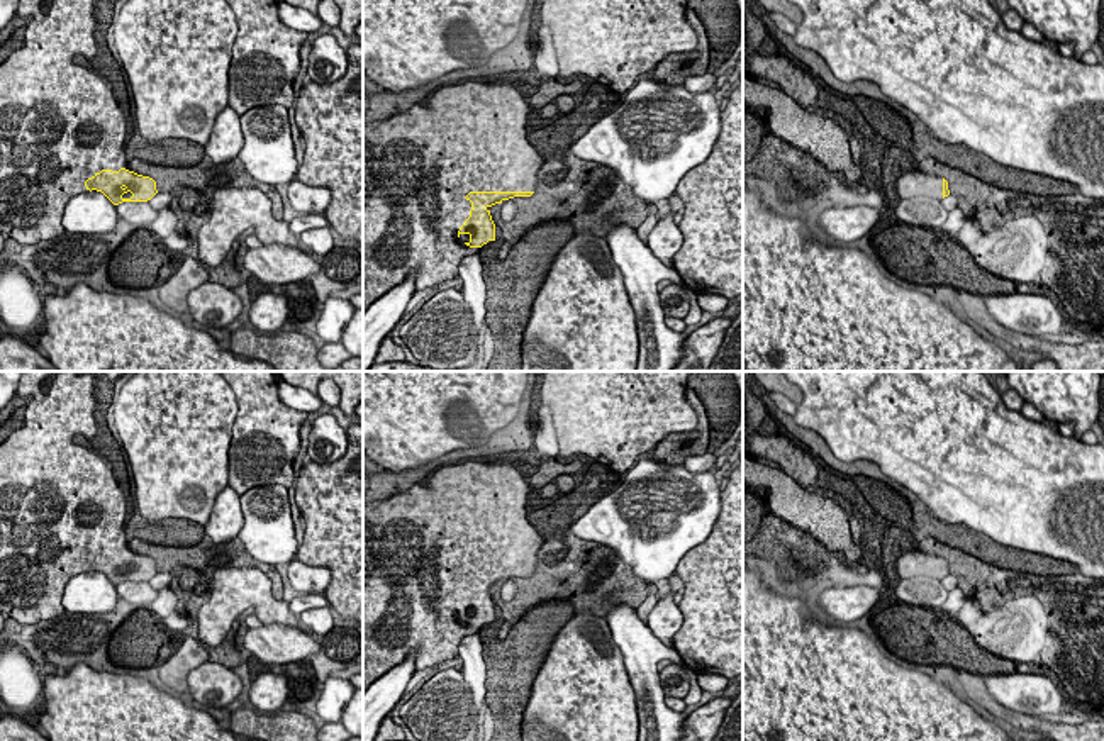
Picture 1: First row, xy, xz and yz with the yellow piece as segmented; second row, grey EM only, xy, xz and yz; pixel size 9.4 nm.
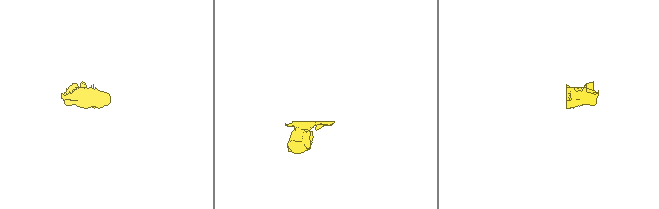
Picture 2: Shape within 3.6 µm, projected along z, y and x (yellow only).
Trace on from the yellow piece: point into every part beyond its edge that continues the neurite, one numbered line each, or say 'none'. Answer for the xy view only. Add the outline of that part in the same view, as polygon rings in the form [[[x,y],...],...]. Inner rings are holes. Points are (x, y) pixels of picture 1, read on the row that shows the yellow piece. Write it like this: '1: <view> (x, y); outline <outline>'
1: xy (60, 124); outline [[[20,0],[17,15],[27,19],[25,42],[22,47],[14,49],[12,54],[0,64],[0,232],[5,237],[12,237],[20,244],[34,244],[42,239],[54,239],[64,232],[61,224],[66,203],[80,193],[90,192],[85,181],[102,170],[119,171],[125,168],[131,171],[125,156],[127,141],[127,119],[119,107],[114,92],[105,85],[98,75],[92,75],[90,70],[75,63],[76,56],[92,58],[97,56],[97,39],[93,36],[93,0]]]

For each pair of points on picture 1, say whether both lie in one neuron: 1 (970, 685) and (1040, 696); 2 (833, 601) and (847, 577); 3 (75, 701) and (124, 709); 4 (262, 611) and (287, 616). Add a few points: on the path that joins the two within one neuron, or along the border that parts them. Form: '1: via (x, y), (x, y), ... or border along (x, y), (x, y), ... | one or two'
1: border along (981, 677), (986, 689), (1001, 704), (1020, 713) | two
2: border along (833, 584), (874, 585), (879, 589) | two
3: via (87, 709), (112, 709) | one
4: via (268, 611), (280, 614) | one

